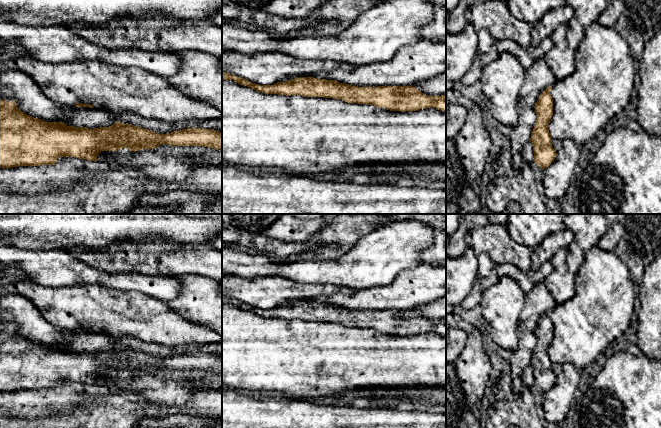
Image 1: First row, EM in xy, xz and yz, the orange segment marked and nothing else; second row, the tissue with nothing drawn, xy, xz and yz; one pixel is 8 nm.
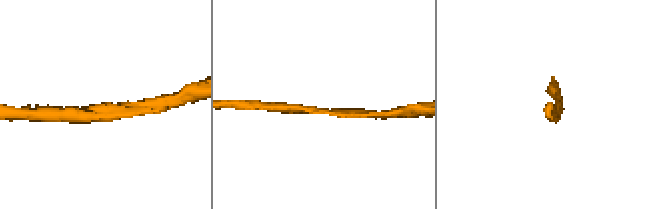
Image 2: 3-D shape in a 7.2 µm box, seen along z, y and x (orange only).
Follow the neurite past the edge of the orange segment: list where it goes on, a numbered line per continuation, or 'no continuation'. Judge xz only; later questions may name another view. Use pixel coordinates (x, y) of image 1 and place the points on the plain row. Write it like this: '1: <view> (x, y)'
no continuation

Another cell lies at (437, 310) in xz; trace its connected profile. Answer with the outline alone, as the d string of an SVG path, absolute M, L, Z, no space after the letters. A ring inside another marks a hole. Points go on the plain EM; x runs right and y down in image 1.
M446 294L433 303L417 307L413 310L426 319L446 319Z

